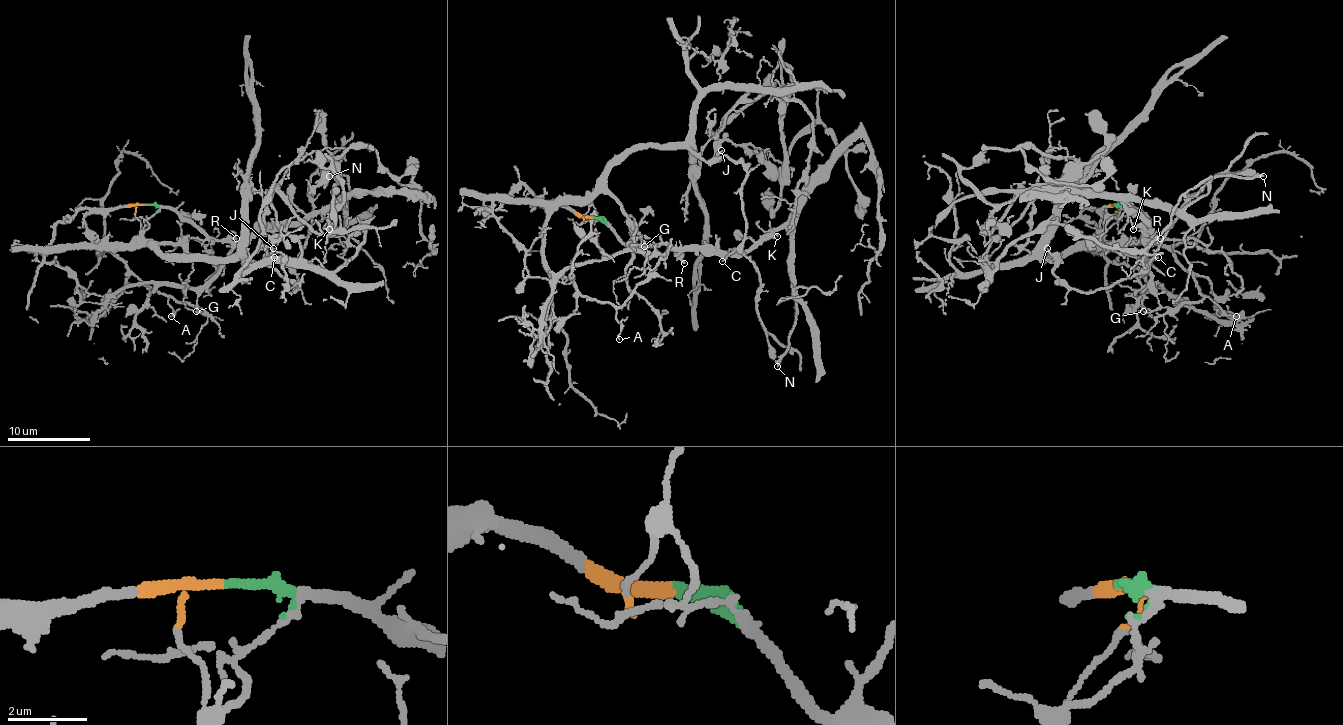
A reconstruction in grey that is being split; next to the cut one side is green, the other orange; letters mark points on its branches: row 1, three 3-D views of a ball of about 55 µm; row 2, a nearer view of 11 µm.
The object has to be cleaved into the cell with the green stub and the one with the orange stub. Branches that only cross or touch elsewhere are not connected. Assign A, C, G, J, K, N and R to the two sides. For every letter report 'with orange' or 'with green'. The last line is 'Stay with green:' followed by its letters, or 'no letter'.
A: with orange
C: with orange
G: with green
J: with orange
K: with green
N: with green
R: with green
Stay with green: G, K, N, R

